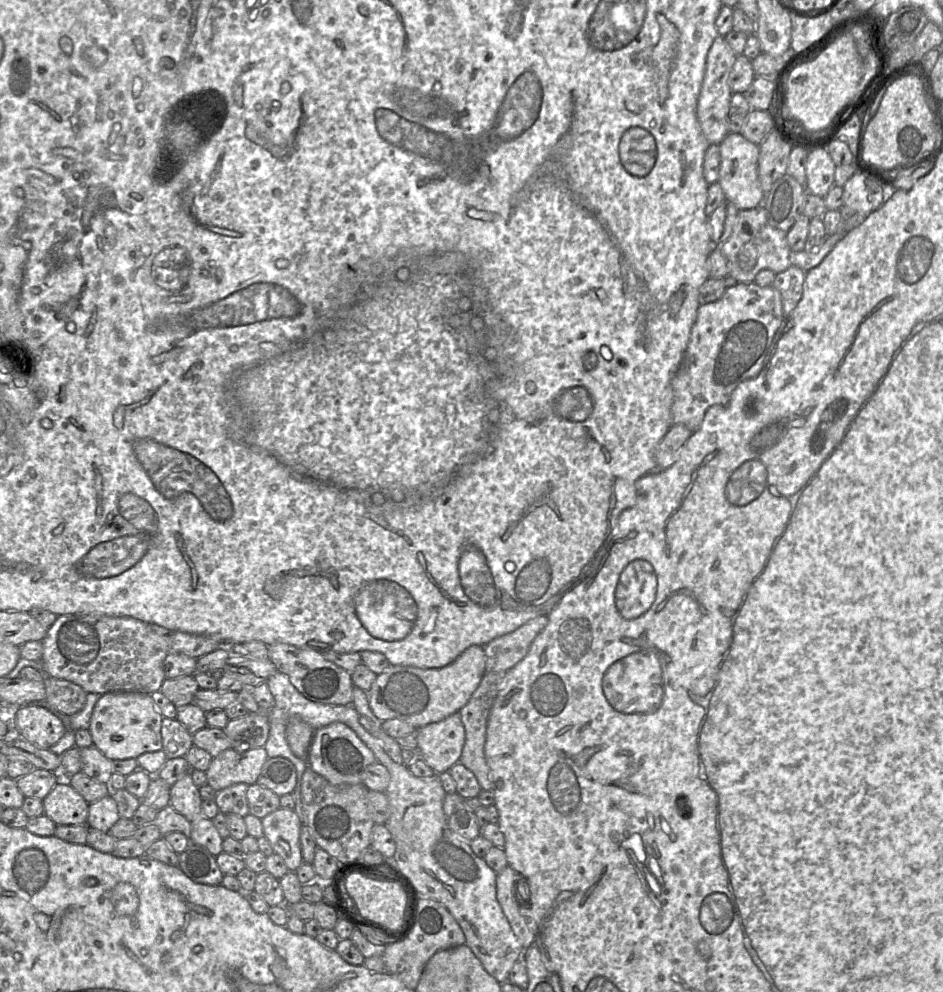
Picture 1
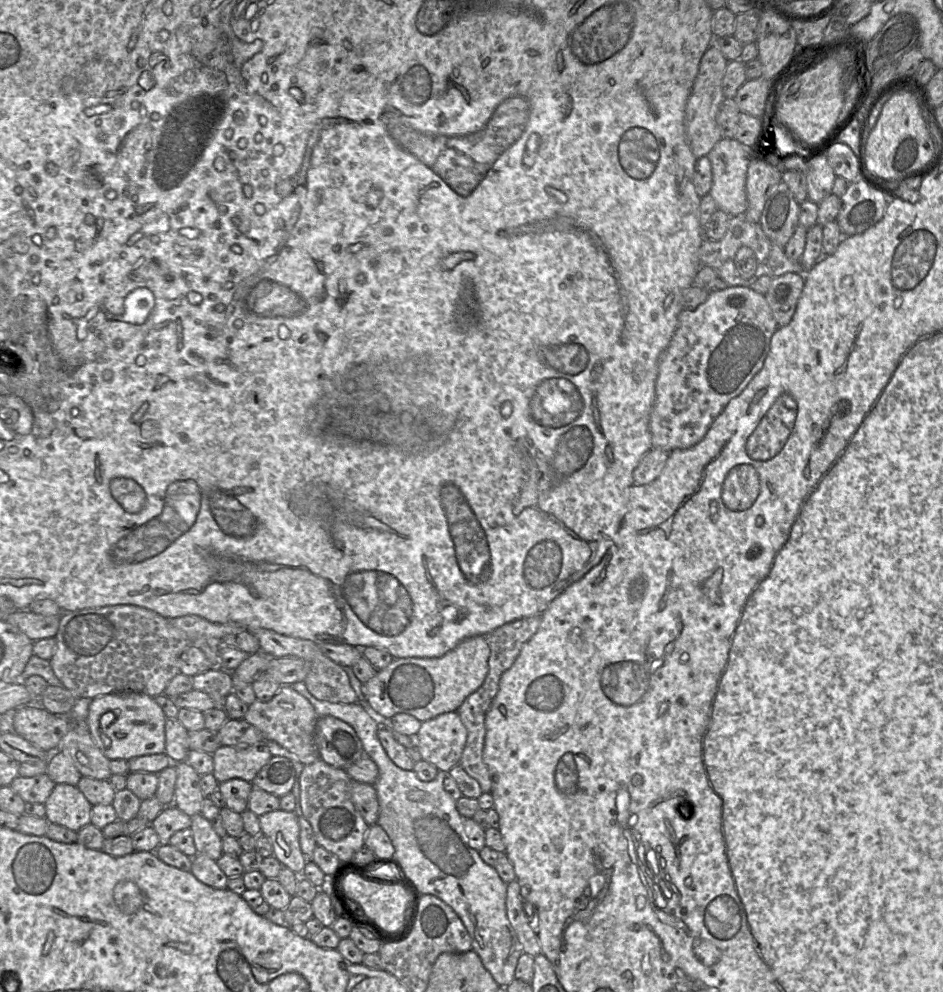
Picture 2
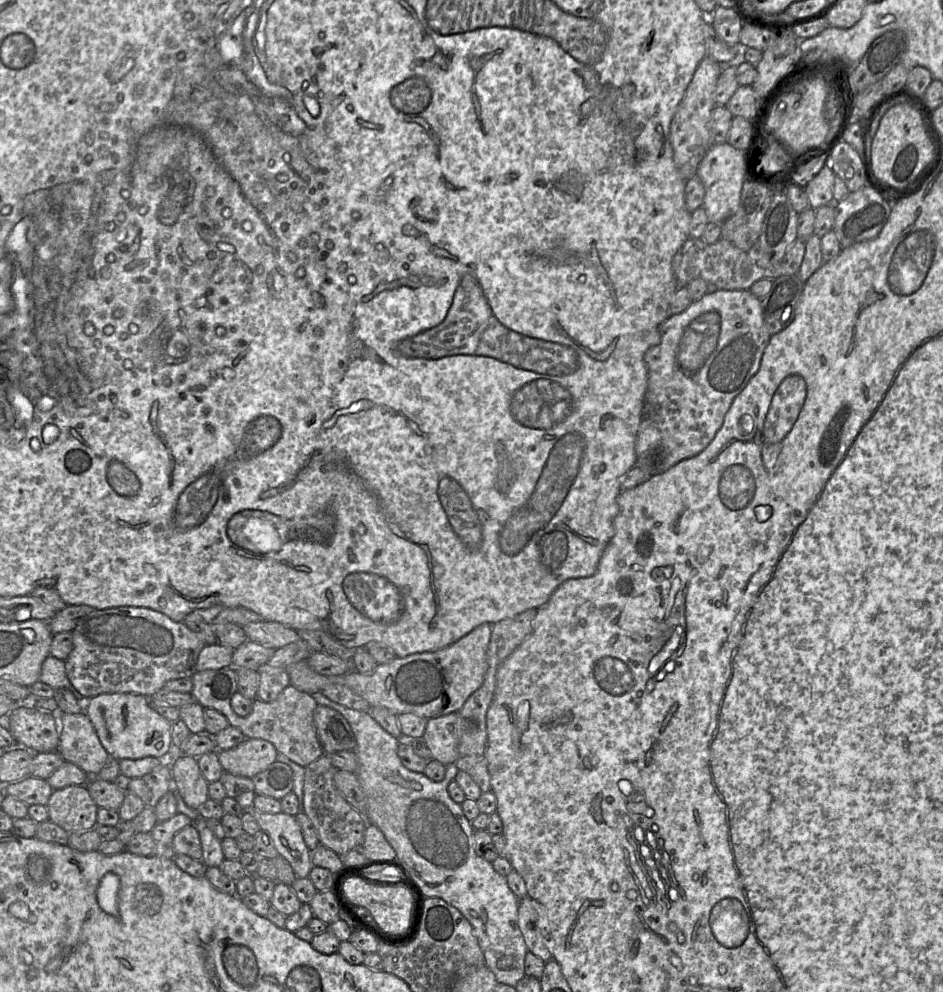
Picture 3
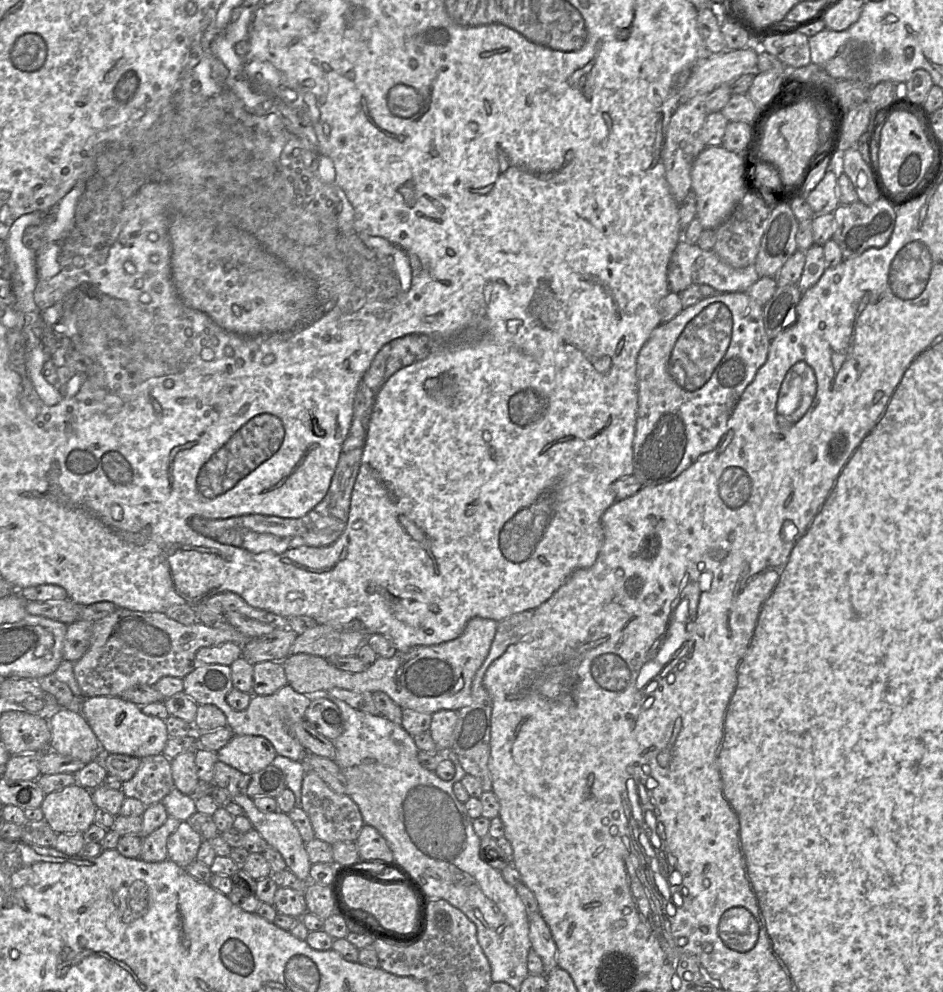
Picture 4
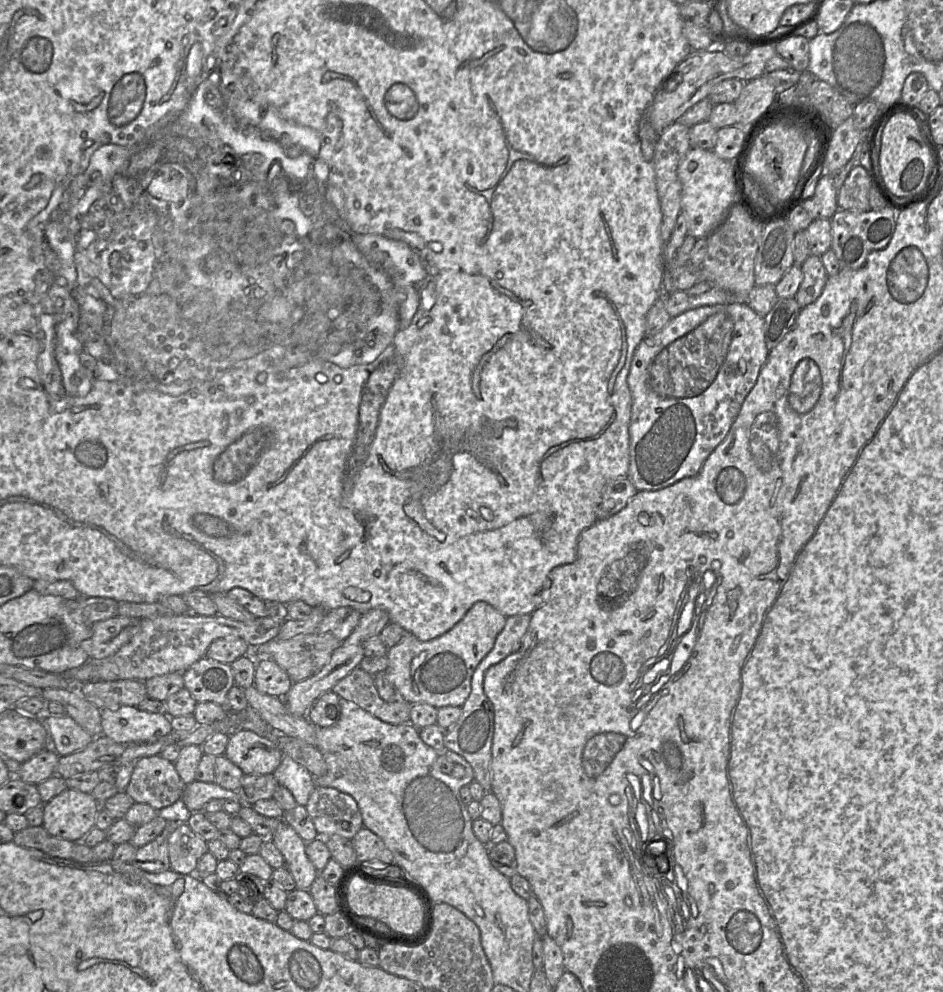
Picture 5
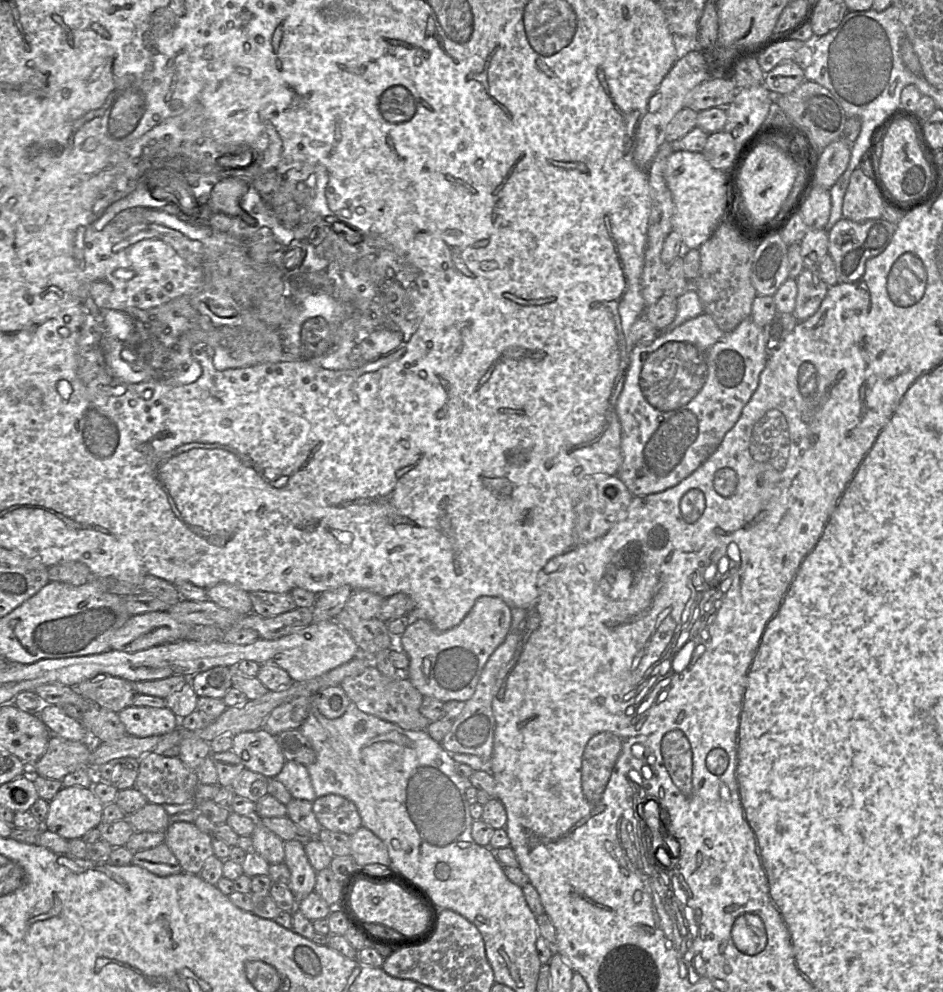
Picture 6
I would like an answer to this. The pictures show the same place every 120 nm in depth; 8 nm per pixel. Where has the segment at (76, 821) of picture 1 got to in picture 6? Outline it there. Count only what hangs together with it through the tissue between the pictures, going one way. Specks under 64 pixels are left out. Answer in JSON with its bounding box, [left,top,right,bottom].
[43,786,103,841]

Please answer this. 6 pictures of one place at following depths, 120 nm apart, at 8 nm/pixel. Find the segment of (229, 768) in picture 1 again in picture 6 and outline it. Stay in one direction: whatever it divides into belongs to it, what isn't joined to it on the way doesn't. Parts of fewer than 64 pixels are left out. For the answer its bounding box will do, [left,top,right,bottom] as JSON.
[232,728,286,779]

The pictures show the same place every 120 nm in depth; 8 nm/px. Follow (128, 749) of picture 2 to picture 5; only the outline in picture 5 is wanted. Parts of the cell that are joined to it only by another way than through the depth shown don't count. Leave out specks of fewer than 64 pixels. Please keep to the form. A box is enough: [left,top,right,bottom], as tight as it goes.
[100,706,172,743]

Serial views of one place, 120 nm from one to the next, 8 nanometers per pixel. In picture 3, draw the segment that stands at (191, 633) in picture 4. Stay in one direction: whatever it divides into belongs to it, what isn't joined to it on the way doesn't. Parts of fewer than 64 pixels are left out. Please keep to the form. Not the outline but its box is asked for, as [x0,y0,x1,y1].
[65,607,207,699]

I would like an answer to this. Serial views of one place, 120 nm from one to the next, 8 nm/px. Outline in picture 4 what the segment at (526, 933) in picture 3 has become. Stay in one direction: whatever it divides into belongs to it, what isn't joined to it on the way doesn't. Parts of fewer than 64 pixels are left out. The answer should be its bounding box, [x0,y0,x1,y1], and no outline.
[529,912,557,976]

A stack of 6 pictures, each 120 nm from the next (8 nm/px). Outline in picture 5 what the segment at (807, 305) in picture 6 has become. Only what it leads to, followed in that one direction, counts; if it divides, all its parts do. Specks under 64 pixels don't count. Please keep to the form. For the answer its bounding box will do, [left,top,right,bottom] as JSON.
[795,255,828,308]

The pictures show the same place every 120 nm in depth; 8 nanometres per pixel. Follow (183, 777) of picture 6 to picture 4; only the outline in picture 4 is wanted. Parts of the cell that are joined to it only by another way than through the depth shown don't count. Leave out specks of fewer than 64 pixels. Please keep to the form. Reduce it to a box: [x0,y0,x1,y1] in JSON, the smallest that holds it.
[121,753,173,807]

